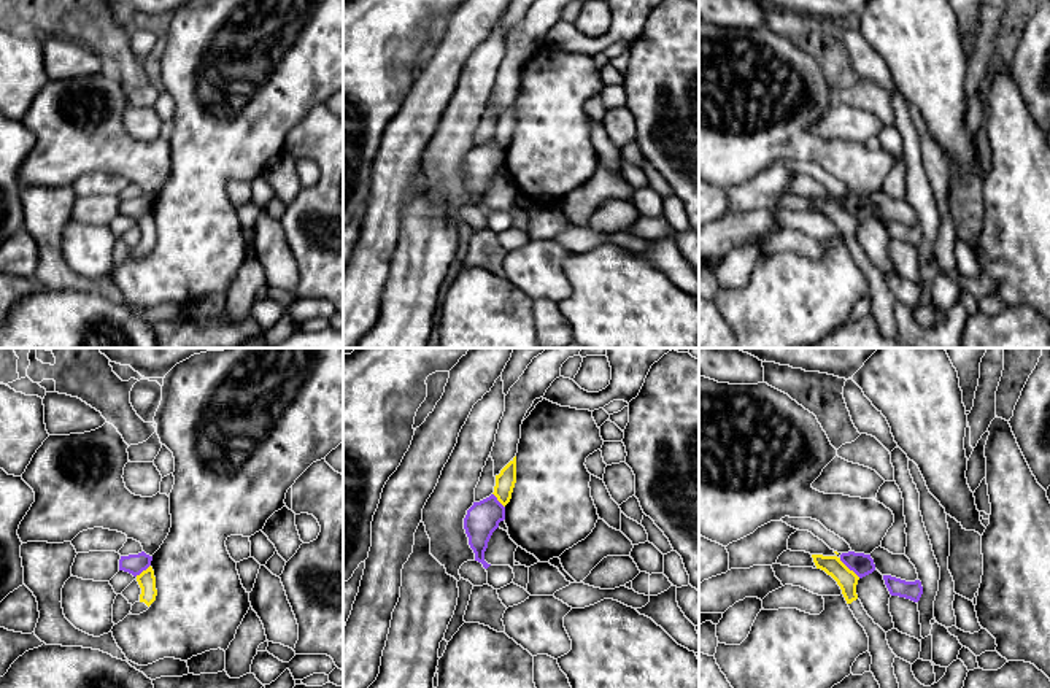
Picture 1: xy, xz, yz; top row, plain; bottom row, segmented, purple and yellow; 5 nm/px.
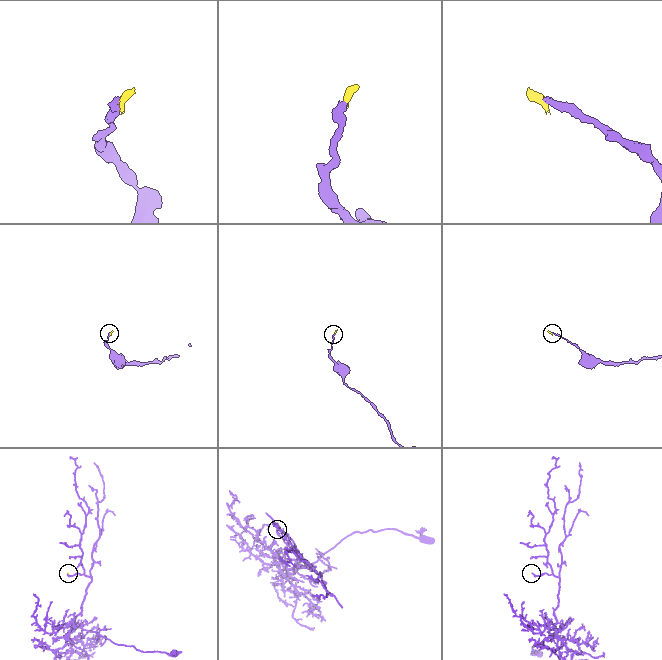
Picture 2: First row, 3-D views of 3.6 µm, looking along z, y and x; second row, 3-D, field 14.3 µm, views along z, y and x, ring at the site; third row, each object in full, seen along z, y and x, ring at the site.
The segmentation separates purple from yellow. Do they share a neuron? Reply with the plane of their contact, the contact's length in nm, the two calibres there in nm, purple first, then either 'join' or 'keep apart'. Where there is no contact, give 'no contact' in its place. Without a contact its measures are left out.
yz | 150 nm | 110/100 nm | keep apart

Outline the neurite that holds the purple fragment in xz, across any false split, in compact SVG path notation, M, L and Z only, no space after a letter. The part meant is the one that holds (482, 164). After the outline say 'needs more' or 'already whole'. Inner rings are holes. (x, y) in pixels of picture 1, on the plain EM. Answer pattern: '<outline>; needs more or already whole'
M494 138L480 146L473 146L464 162L464 173L469 181L469 189L475 197L475 205L481 207L484 213L491 210L484 205L488 186L504 164L505 151Z; already whole

